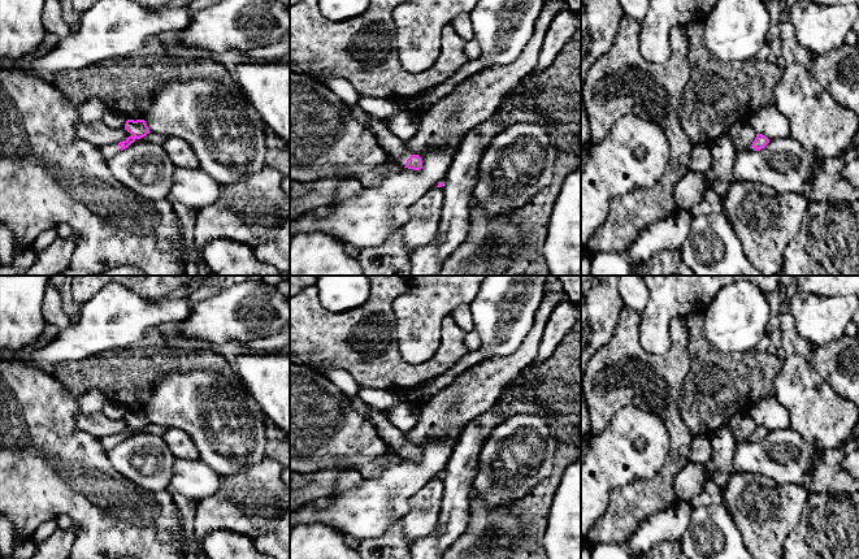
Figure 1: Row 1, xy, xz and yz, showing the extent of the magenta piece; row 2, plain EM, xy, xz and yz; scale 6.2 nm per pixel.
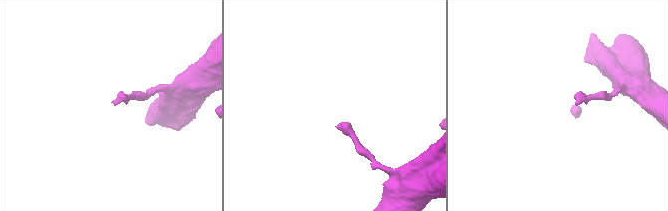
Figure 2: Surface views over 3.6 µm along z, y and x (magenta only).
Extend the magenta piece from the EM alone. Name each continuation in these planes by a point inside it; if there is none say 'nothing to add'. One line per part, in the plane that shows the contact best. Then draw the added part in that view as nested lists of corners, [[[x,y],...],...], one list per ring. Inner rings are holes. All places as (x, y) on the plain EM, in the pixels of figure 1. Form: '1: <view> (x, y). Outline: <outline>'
1: xz (389, 433). Outline: [[[370,408],[372,422],[376,426],[378,434],[385,441],[386,445],[390,445],[395,448],[396,454],[405,458],[407,451],[412,447],[404,439],[404,433],[398,430],[387,419],[387,413],[376,408]]]

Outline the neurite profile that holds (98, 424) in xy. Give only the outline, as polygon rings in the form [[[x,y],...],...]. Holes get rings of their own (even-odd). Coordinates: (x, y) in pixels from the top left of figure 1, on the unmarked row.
[[[79,410],[75,413],[75,424],[79,430],[90,433],[99,439],[123,433],[133,426],[125,419],[112,420],[103,412],[82,413]]]

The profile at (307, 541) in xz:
[[[312,523],[290,528],[290,559],[361,559],[333,526]]]

